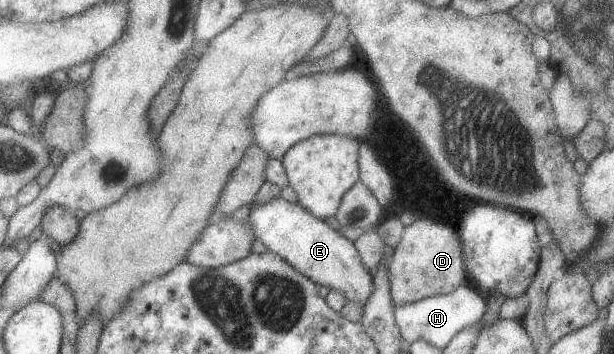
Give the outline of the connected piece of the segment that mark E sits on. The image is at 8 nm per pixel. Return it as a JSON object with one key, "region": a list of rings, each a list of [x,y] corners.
{"region":[[[285,197],[268,202],[257,201],[249,216],[257,239],[271,252],[282,255],[299,271],[314,279],[319,285],[342,291],[349,302],[367,305],[376,290],[376,275],[364,262],[358,245],[343,233],[333,229],[327,221],[301,203],[292,203]]]}

